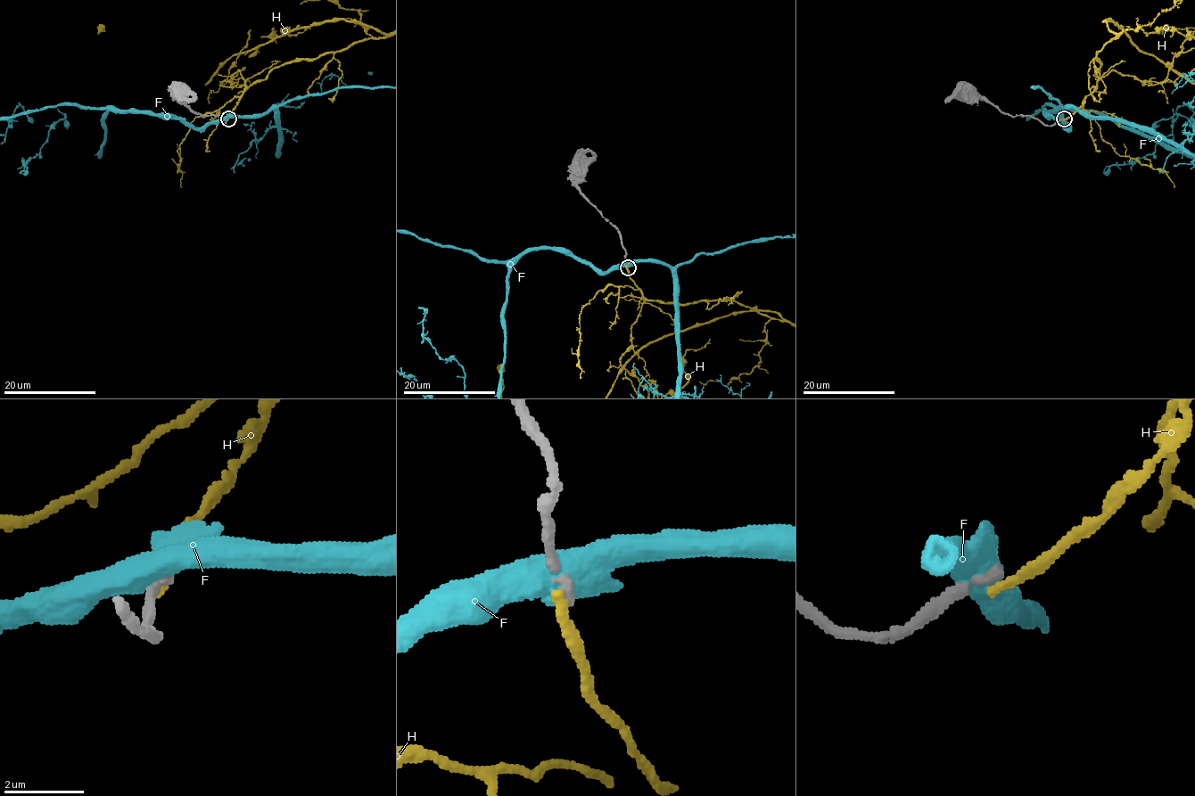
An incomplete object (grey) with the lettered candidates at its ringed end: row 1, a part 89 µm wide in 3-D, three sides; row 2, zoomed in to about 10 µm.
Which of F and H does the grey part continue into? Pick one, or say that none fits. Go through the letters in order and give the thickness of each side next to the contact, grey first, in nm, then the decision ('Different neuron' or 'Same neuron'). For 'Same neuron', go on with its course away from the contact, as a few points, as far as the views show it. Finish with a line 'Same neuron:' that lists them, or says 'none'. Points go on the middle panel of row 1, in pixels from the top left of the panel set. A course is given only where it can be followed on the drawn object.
F: Thickness 320 nm (grey) against 650 nm. Different neuron
H: Thickness 280 nm (grey) against 260 nm. Different neuron
Same neuron: none

